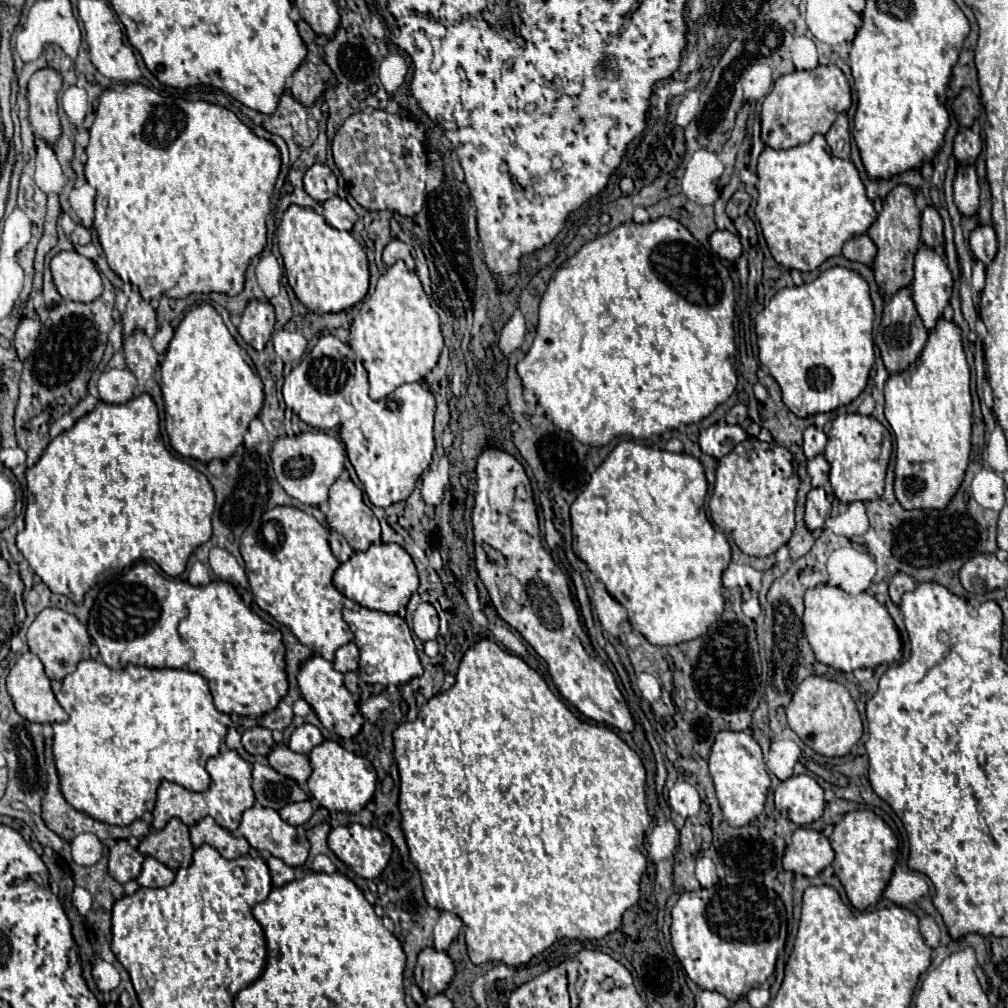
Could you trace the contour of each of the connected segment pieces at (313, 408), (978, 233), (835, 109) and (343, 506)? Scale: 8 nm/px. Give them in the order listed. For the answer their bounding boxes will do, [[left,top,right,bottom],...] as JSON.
[[285,334,435,506],[969,224,997,266],[761,64,851,148],[327,478,381,550]]

